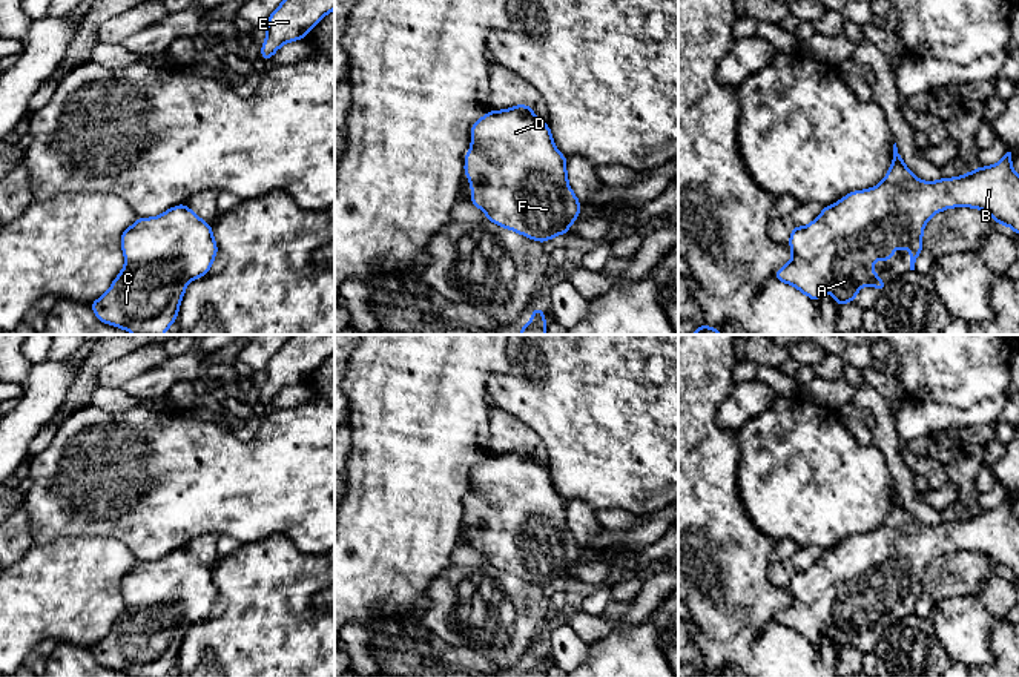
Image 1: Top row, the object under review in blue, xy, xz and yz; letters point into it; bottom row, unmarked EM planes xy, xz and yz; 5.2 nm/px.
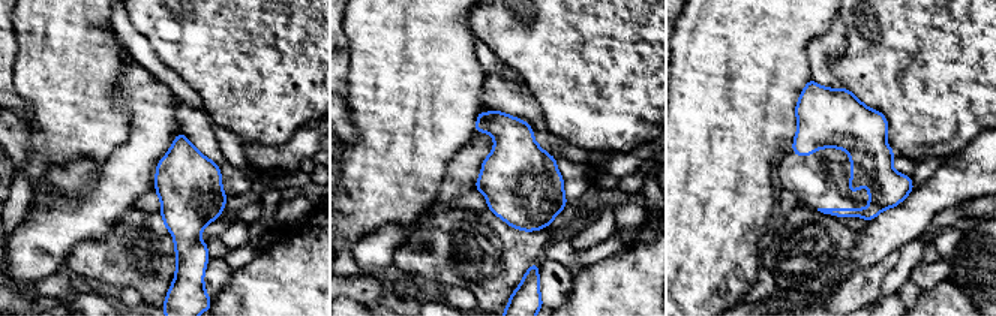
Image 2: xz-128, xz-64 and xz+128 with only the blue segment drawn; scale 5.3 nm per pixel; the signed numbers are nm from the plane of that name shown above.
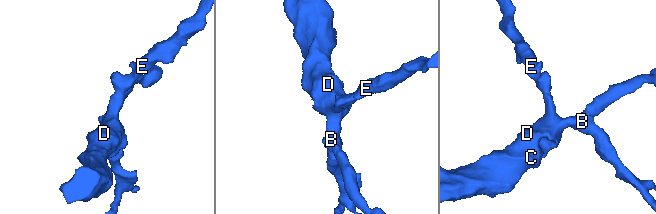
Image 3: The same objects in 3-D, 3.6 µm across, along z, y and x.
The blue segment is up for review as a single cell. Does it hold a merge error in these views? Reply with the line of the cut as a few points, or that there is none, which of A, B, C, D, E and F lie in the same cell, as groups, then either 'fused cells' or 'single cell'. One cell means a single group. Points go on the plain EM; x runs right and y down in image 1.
no cut | A B C D E F | single cell

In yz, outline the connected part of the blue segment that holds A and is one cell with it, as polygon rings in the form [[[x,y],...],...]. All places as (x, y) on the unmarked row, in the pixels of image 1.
[[[895,487],[892,511],[878,530],[855,534],[833,550],[826,550],[809,570],[792,573],[789,582],[792,603],[777,614],[775,623],[796,631],[813,645],[829,636],[841,651],[852,646],[864,629],[875,629],[882,636],[885,626],[870,609],[878,603],[892,605],[895,593],[910,594],[910,614],[915,614],[916,602],[924,593],[924,571],[938,556],[950,551],[974,551],[1019,577],[1019,519],[1011,510],[1013,497],[1014,493],[1007,491],[1005,500],[993,510],[927,527],[907,513]]]

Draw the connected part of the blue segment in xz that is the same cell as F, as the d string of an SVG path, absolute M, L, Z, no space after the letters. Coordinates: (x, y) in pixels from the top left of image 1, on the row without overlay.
M526 448L491 454L473 468L471 491L465 499L463 516L471 528L470 545L483 554L488 565L539 586L566 577L582 553L568 528L566 500L557 494L549 470Z

